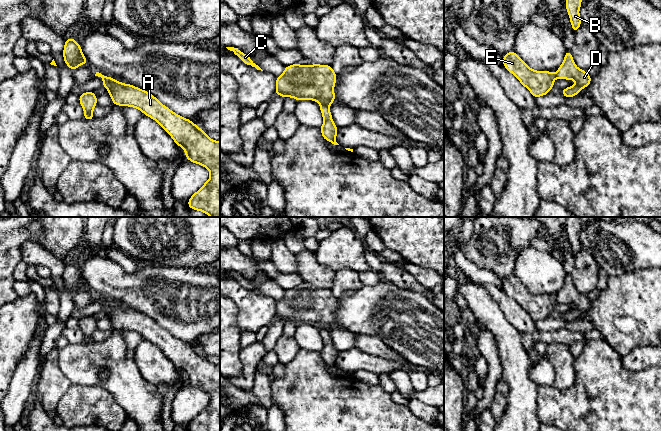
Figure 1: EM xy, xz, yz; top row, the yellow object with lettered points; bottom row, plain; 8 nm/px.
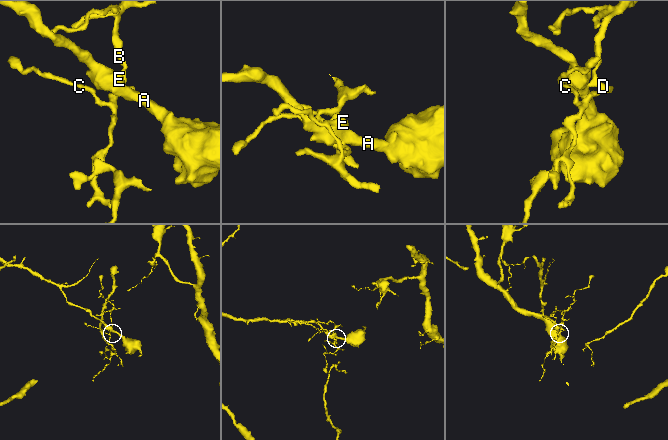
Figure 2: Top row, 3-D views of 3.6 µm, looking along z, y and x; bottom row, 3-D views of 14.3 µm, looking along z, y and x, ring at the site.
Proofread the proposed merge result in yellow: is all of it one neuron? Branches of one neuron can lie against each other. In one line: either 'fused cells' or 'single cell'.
fused cells

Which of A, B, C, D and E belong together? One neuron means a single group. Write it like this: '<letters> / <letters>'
A E / B C D

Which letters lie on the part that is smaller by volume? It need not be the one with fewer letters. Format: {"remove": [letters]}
{"remove": ["B", "C", "D"]}

